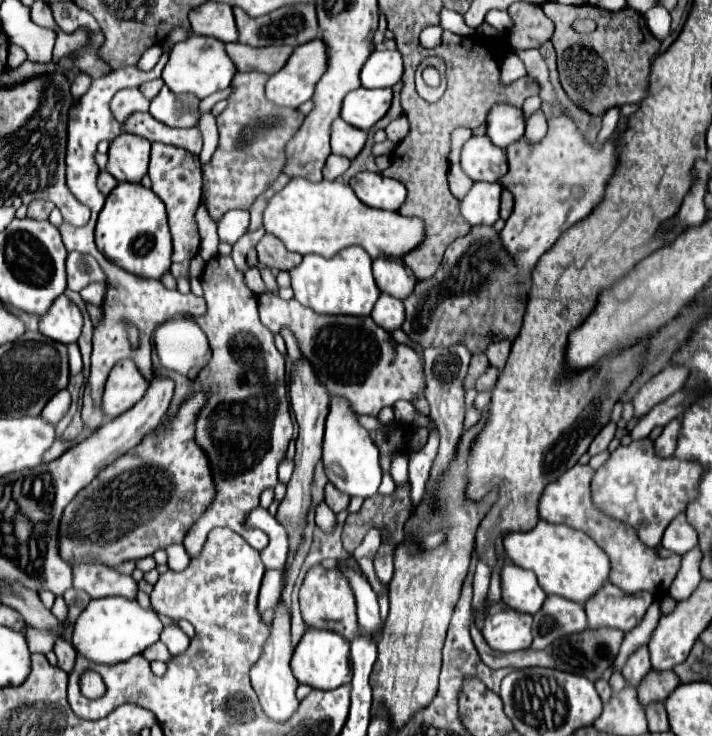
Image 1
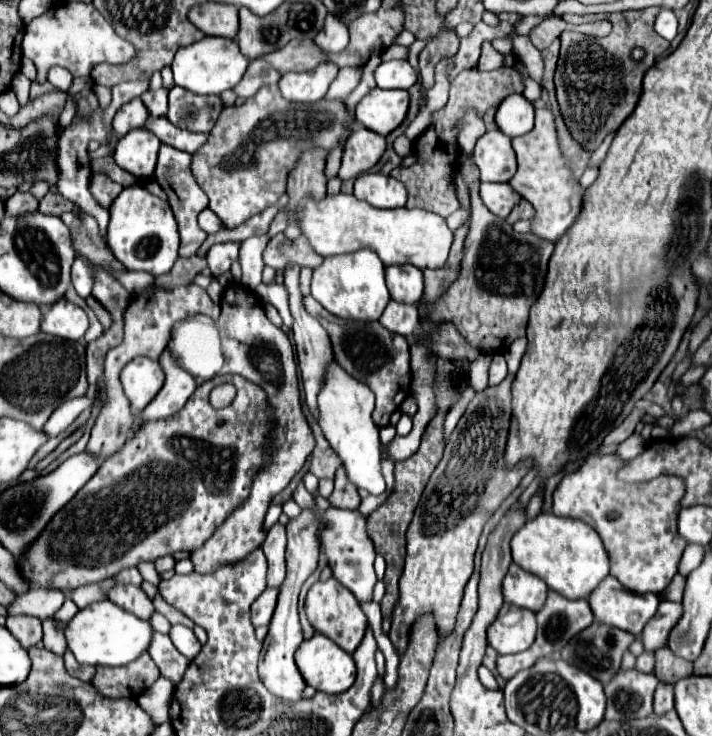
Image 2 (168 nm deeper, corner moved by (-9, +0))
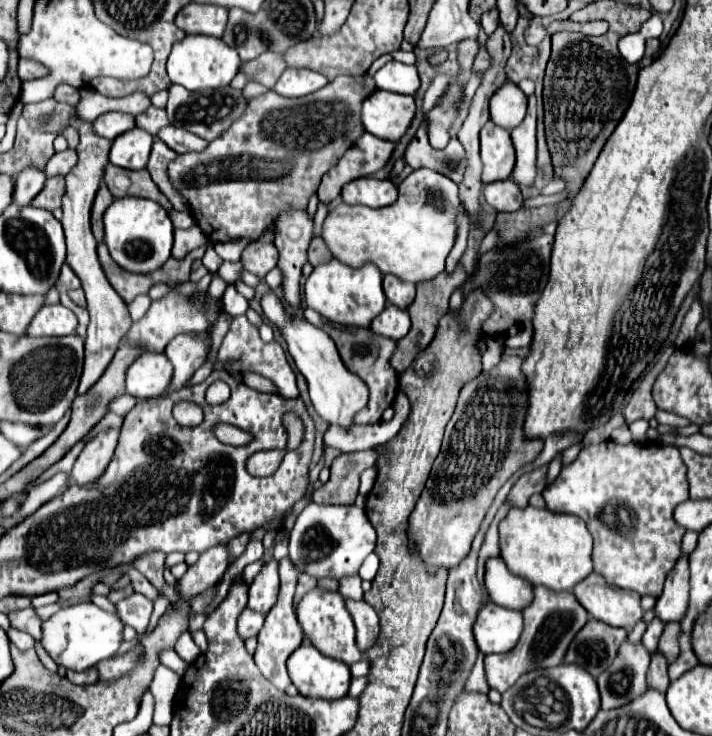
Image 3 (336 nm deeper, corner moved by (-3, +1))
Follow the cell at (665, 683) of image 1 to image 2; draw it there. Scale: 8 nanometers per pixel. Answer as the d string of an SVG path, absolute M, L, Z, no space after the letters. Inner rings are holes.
M662 647L656 651L656 669L654 669L654 675L660 679L660 681L666 681L666 683L676 683L678 679L684 679L688 675L692 675L692 663L686 661L686 659L680 659L678 655L674 655L670 651L670 647Z

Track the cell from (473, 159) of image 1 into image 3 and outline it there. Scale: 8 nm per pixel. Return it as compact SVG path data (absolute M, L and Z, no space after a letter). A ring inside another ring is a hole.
M486 122L480 132L480 156L482 156L482 182L506 180L514 168L514 146L510 132Z

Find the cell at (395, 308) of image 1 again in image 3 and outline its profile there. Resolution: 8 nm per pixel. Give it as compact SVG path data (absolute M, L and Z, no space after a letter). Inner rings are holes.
M388 304L382 310L382 314L372 320L370 328L376 334L380 334L380 336L386 336L386 338L392 338L392 340L400 340L410 330L410 318L408 318L406 310L400 310L396 306Z

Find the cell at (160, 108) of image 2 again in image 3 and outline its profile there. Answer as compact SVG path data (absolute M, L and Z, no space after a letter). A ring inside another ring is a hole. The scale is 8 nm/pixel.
M150 106L146 112L138 114L136 116L136 126L138 128L144 128L146 132L154 134L168 124L168 118L166 118L166 110L164 108L156 108L156 106Z

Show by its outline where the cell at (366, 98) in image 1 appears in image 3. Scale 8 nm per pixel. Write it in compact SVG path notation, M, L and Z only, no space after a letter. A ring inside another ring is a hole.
M376 90L362 102L362 124L366 132L384 140L400 140L414 118L414 98Z

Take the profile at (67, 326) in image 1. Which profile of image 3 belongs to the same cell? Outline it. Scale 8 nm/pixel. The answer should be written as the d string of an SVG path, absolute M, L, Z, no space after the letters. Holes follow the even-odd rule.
M42 306L28 326L28 336L70 336L76 332L76 326L78 320L66 306Z

